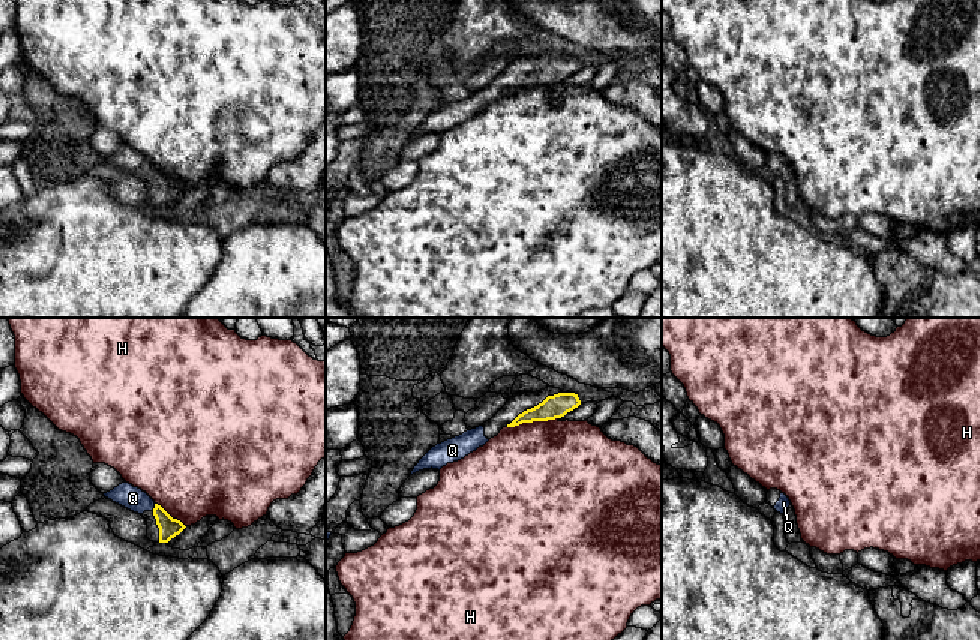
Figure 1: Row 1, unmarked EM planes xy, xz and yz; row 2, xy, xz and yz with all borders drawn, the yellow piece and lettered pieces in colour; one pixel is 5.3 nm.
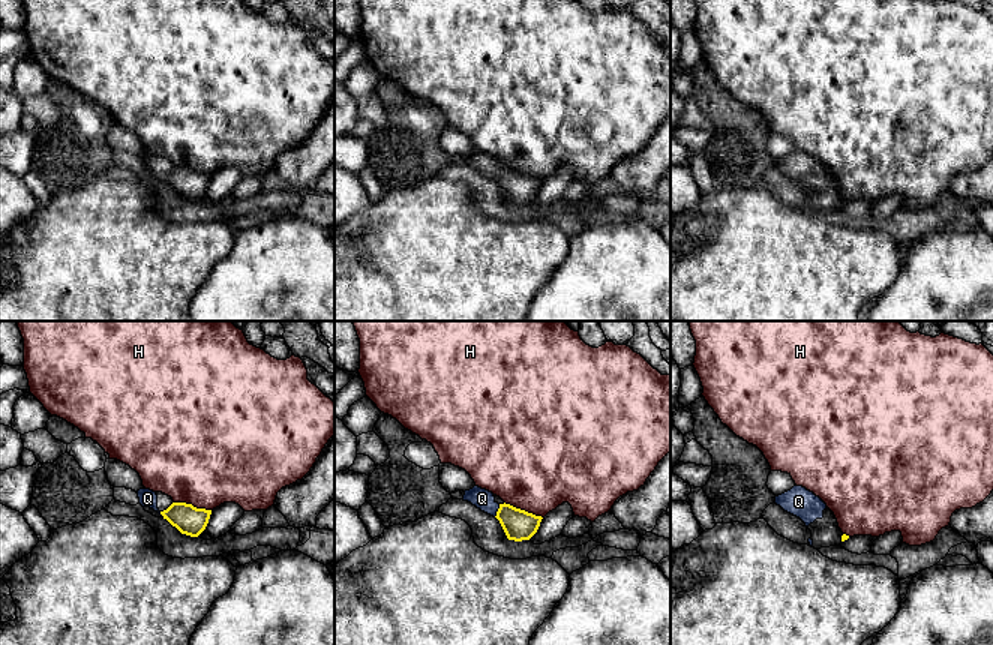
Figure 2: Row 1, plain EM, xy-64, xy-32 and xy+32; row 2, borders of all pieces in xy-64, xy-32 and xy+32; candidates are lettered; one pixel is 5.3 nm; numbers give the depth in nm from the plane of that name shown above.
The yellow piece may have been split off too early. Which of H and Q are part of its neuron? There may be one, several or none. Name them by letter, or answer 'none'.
Q

